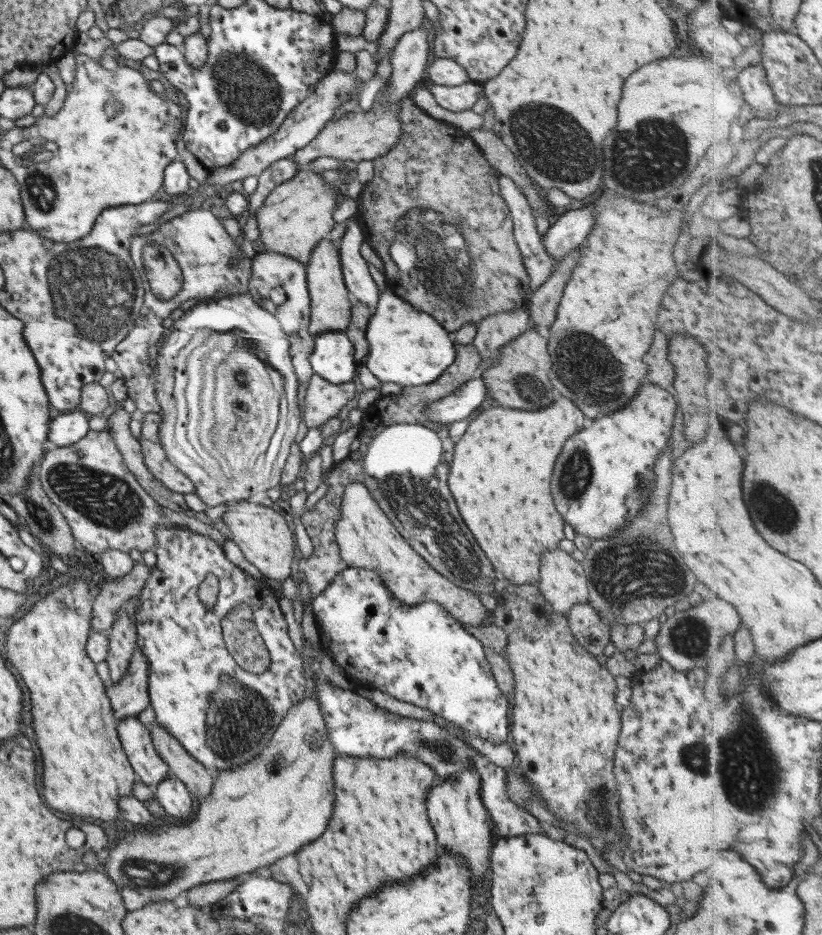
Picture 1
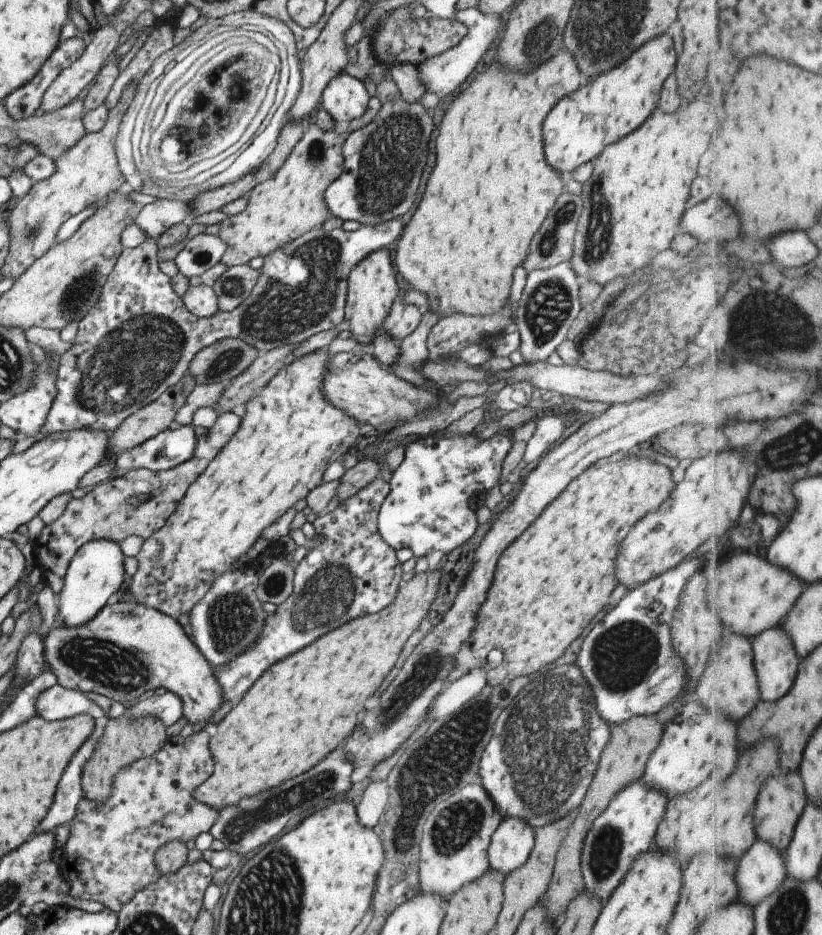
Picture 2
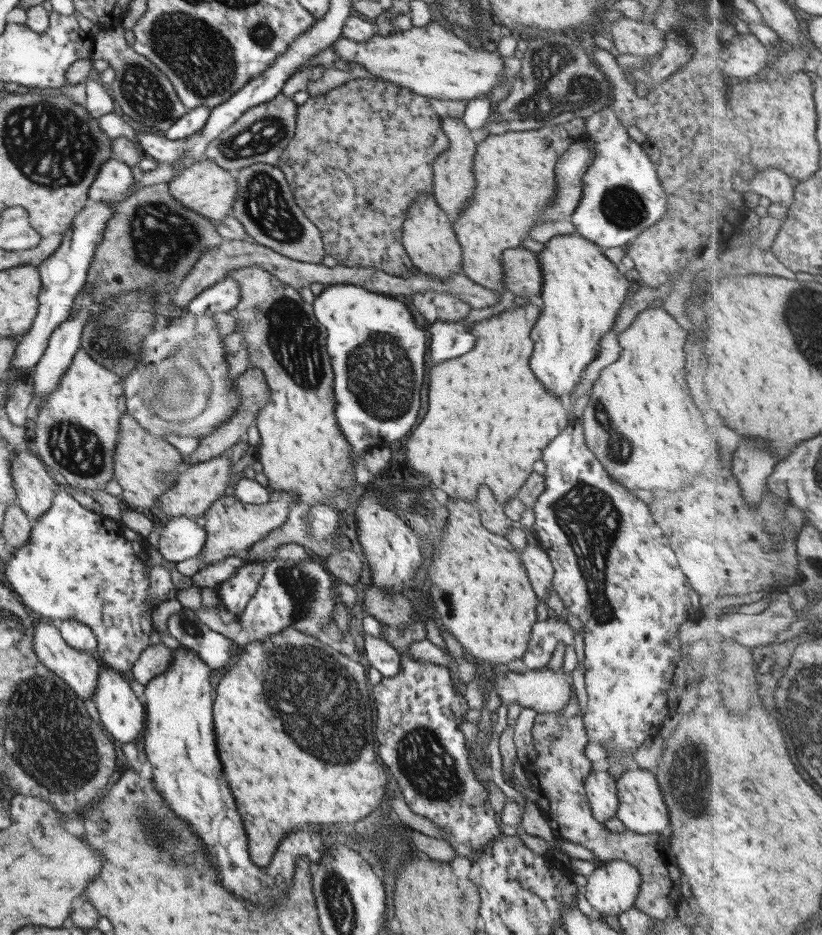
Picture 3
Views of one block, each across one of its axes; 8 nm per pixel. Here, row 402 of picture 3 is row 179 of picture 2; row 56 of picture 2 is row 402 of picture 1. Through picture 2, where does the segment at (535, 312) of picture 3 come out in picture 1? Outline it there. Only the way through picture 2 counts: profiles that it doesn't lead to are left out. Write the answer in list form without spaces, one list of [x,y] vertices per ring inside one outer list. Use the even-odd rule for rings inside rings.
[[[563,395],[555,396],[552,403],[543,410],[526,411],[509,407],[490,407],[479,412],[469,421],[461,438],[454,442],[453,460],[447,473],[447,486],[459,508],[459,514],[473,538],[491,560],[491,567],[503,574],[514,585],[537,586],[539,564],[543,551],[557,548],[557,542],[564,538],[563,520],[553,508],[549,494],[549,478],[555,456],[559,454],[565,438],[581,430],[586,423],[576,404]]]

